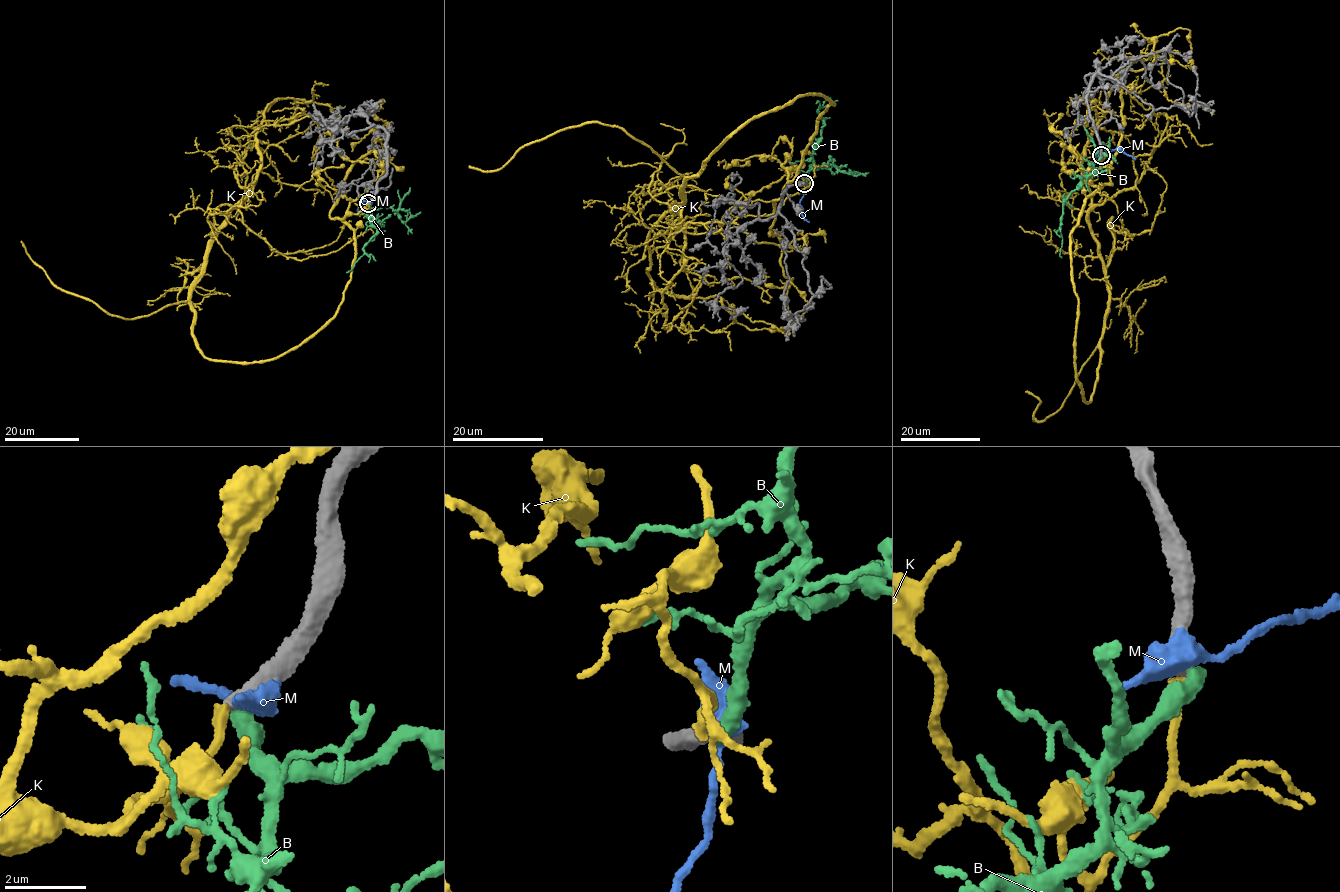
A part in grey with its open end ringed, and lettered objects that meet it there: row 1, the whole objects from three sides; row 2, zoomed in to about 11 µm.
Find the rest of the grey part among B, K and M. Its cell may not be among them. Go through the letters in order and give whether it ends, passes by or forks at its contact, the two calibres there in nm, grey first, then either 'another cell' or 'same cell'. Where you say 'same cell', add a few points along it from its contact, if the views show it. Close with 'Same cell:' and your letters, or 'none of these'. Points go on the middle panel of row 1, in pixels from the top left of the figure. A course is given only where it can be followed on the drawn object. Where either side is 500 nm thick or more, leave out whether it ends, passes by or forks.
B: it ends | 420/400 nm | another cell
K: it ends | 380/320 nm | another cell
M: 500/550 nm | another cell
Same cell: none of these

